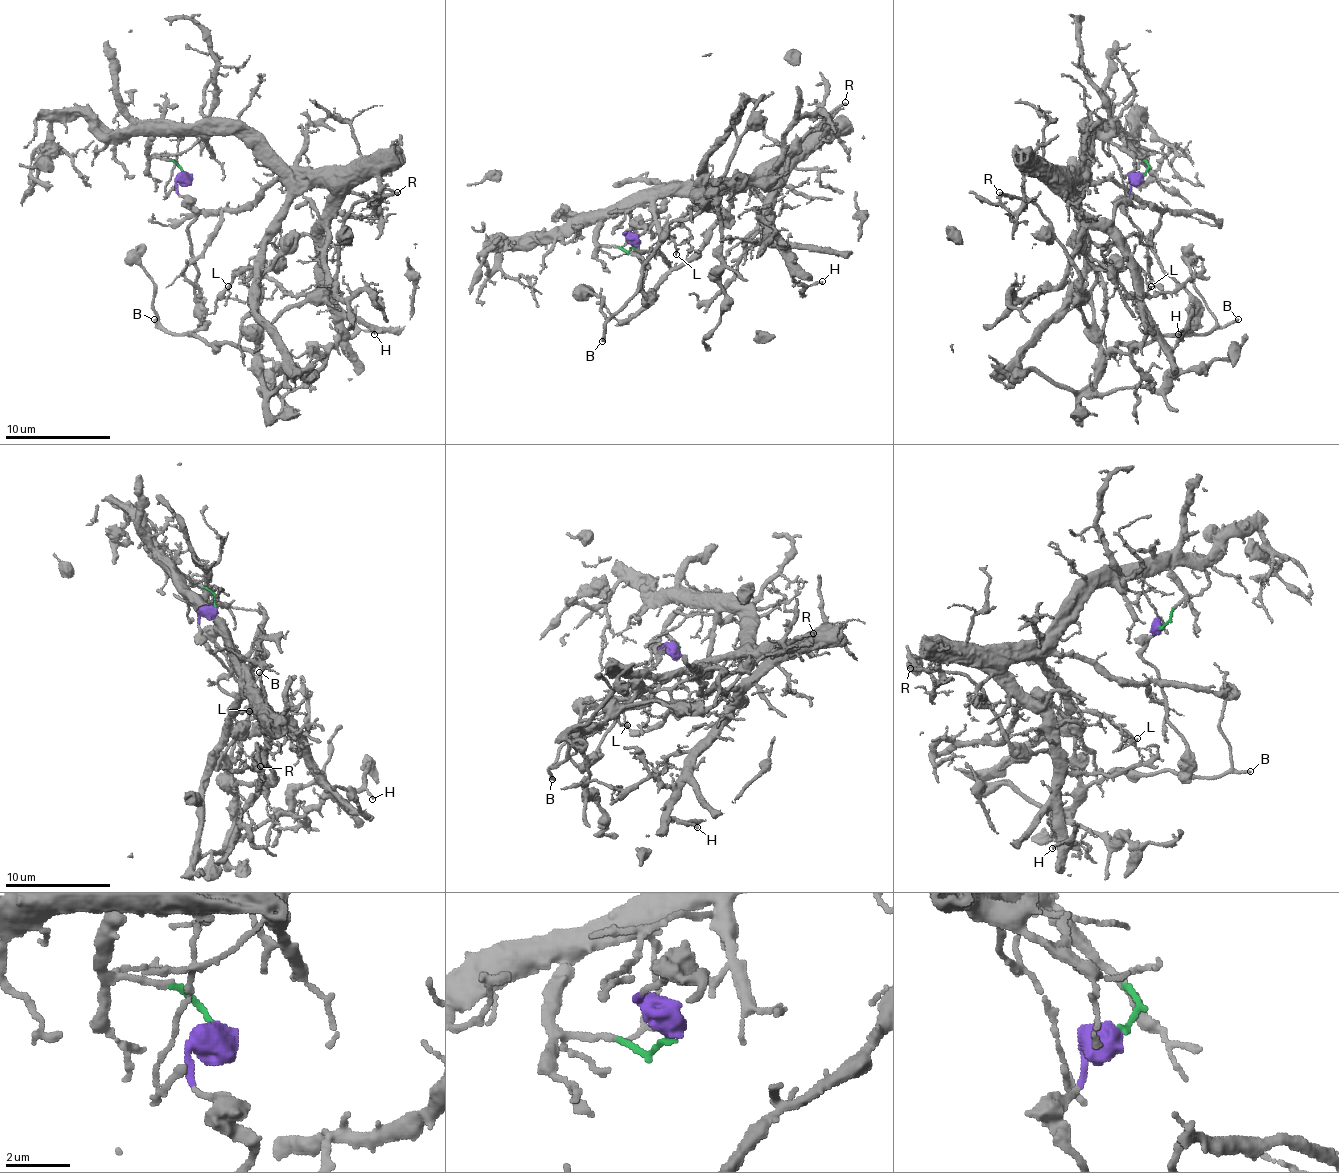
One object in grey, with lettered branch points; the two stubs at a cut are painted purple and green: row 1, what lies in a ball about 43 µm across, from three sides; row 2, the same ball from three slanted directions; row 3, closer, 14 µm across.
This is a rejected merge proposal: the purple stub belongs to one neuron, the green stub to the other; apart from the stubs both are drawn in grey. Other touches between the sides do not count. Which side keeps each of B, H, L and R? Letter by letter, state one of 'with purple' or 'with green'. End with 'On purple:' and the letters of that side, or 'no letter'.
B: with purple
H: with green
L: with green
R: with purple
On purple: B, R

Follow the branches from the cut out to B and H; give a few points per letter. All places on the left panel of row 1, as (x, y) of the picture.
B: (186, 176), (178, 194), (197, 215), (189, 226), (189, 252), (197, 268), (199, 324), (170, 334), (154, 318)
H: (186, 176), (149, 155), (157, 134), (260, 136), (315, 179), (334, 329), (342, 347), (373, 334)

